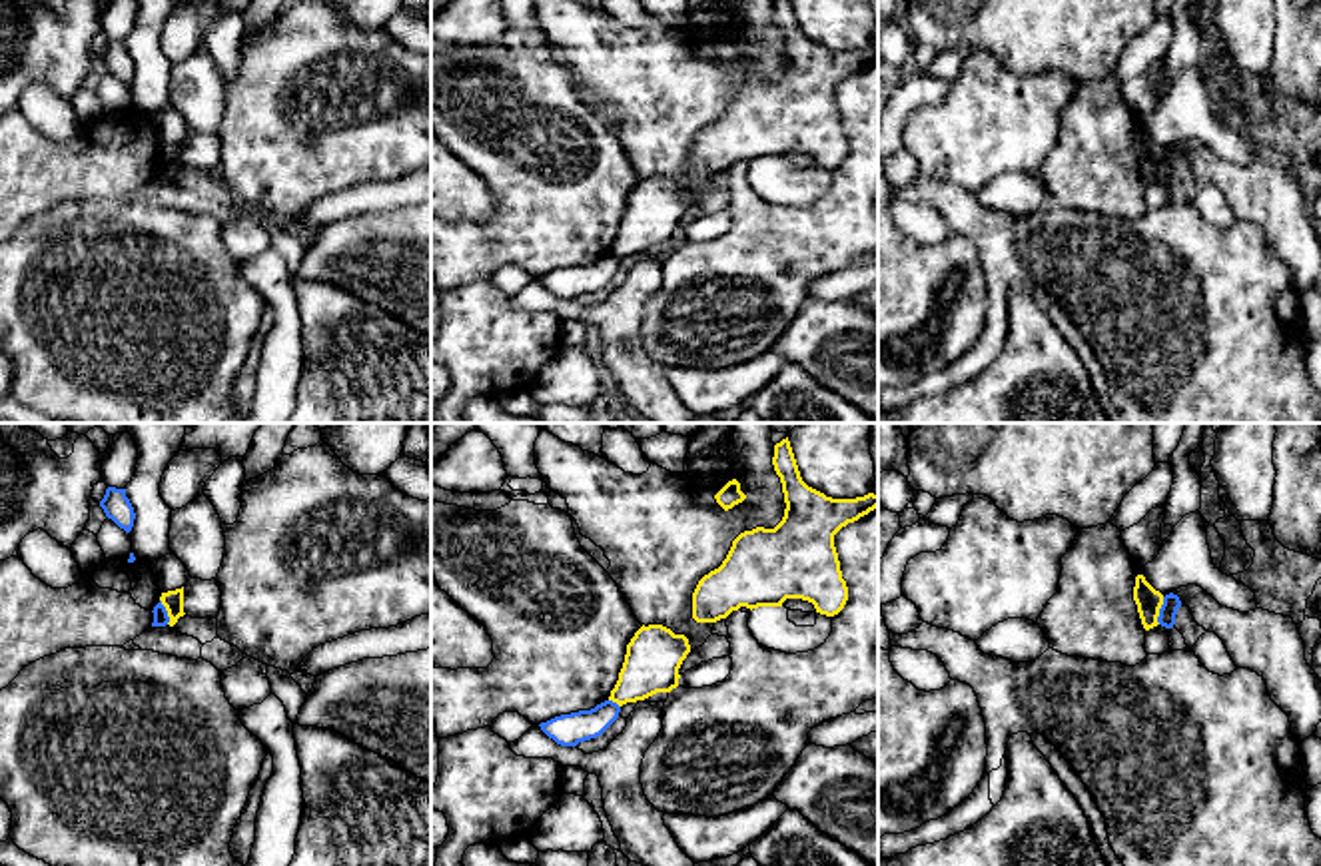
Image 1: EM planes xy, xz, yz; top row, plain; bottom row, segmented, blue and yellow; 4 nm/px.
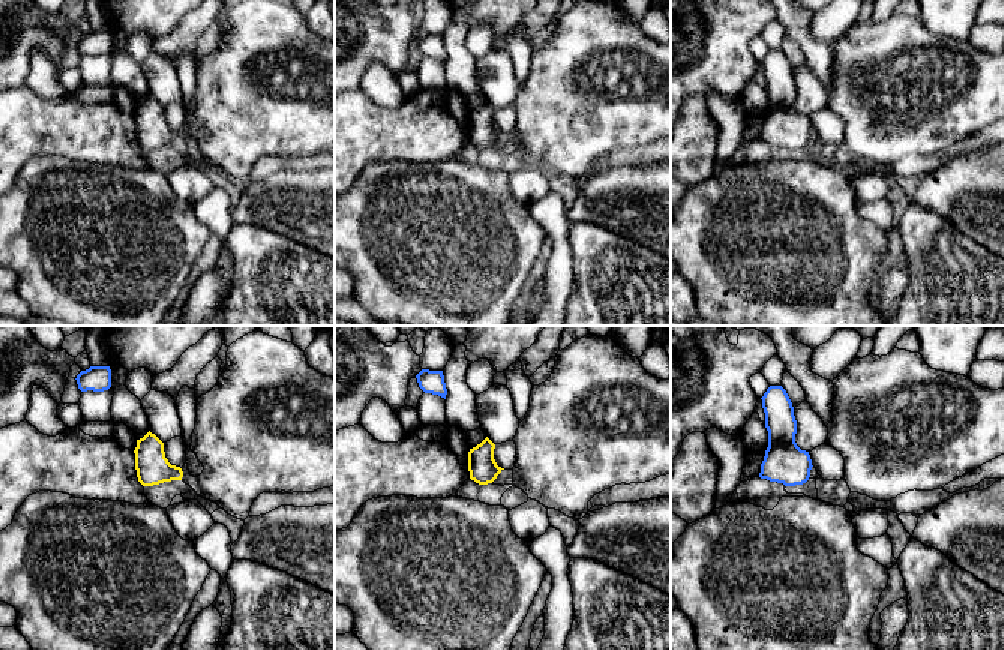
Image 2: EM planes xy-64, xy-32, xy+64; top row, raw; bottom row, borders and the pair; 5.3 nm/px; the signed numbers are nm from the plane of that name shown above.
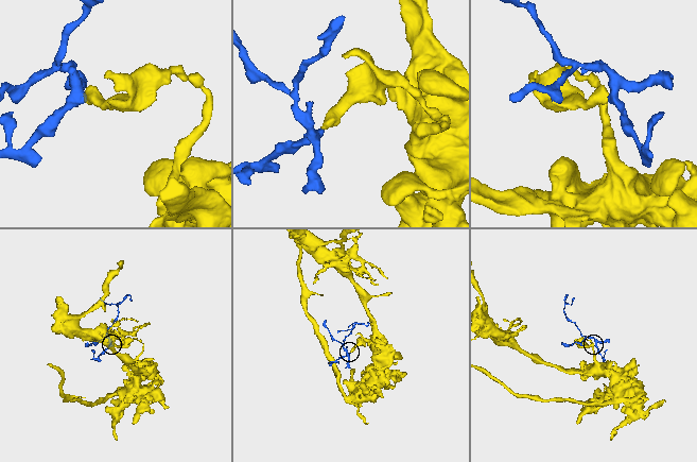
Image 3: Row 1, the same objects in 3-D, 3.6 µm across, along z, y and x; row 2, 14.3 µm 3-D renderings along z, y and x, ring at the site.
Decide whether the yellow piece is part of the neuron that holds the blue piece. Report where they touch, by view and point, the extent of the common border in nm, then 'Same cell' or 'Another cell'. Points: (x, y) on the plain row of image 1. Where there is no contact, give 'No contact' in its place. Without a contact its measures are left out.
Touches blue at yz (1160, 164). Shared border 110 nm. Another cell

